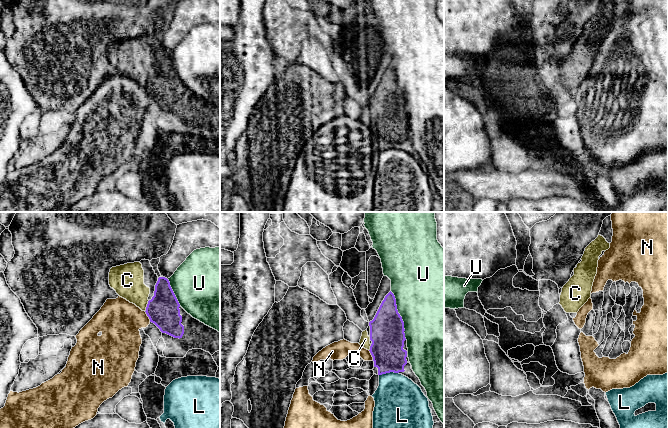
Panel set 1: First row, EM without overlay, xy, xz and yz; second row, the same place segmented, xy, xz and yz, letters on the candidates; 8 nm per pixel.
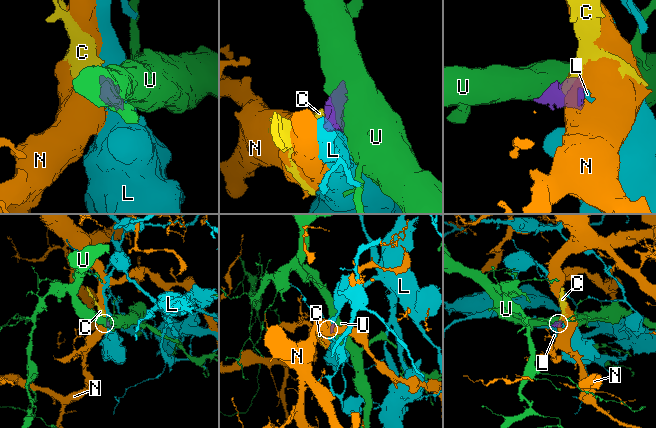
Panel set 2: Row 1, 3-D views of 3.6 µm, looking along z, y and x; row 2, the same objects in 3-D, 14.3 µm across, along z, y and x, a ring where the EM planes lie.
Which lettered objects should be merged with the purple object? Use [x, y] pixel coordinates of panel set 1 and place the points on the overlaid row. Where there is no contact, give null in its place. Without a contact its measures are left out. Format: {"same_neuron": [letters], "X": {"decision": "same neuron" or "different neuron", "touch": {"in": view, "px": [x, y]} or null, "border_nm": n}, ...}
{"same_neuron": ["C"], "C": {"decision": "same neuron", "touch": {"in": "xy", "px": [147, 306]}, "border_nm": 100}, "L": {"decision": "different neuron", "touch": {"in": "xz", "px": [388, 372]}, "border_nm": 160}, "N": {"decision": "different neuron", "touch": {"in": "xy", "px": [147, 315]}, "border_nm": 100}, "U": {"decision": "different neuron", "touch": {"in": "xz", "px": [399, 315]}, "border_nm": 420}}

